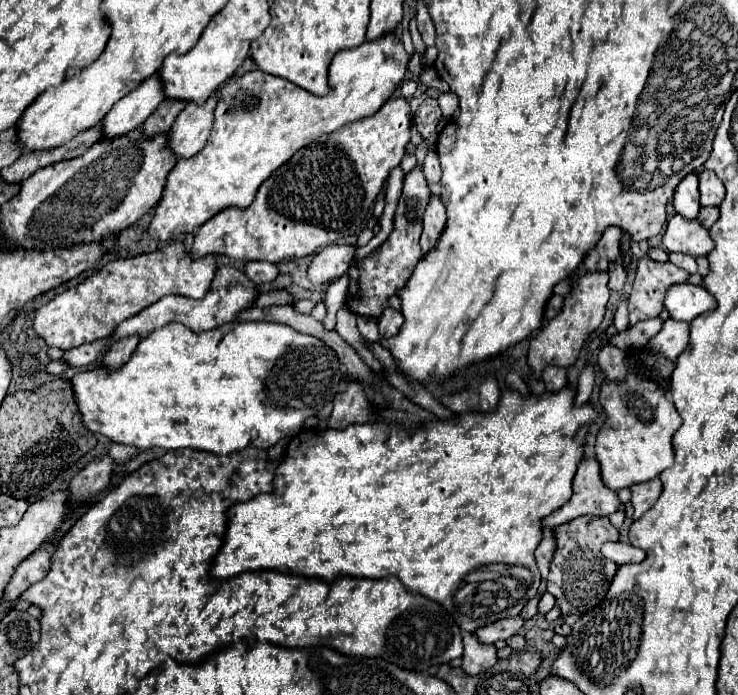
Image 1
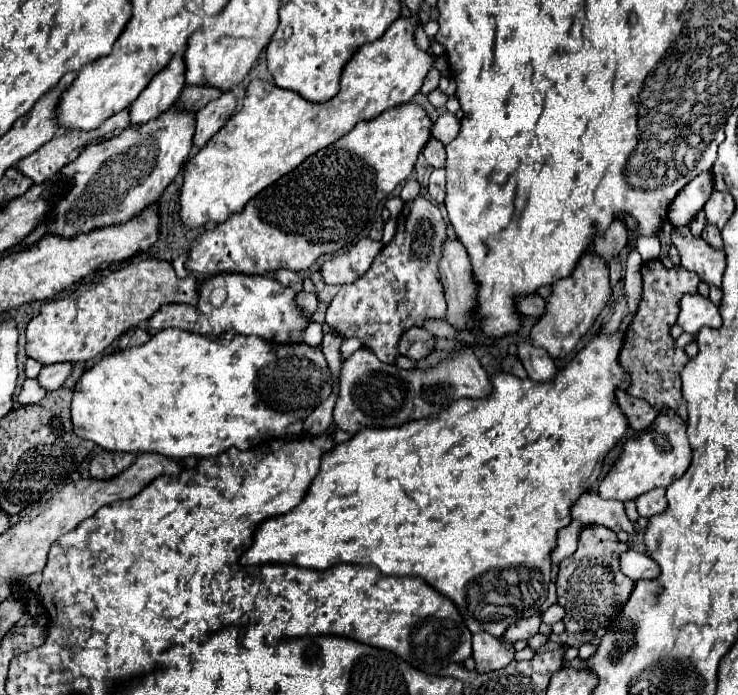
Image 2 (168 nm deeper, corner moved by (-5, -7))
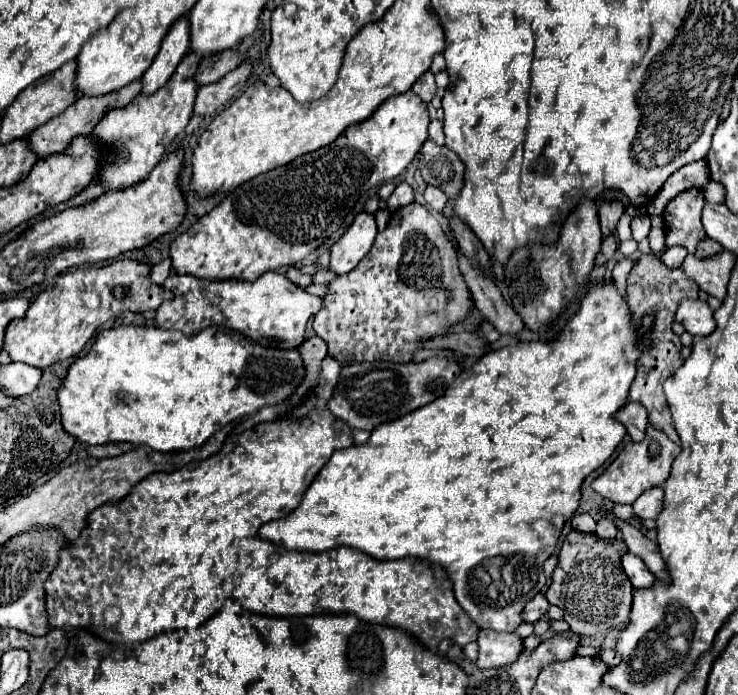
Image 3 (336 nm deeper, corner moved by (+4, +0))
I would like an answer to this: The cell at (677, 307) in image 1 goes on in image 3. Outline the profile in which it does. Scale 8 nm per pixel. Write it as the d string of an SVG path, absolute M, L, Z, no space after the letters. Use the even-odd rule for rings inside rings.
M682 299L676 309L676 321L682 323L690 335L708 335L716 327L712 309L700 299Z

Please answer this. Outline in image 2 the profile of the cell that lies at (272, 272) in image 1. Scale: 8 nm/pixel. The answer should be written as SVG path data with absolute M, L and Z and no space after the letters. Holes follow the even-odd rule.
M277 270L275 276L277 276L277 280L279 280L281 284L285 284L285 286L297 290L297 292L303 290L303 280L299 278L297 272L291 272L291 270Z

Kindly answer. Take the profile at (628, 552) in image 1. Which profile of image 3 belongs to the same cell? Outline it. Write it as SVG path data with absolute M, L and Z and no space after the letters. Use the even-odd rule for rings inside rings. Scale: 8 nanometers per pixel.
M624 553L622 555L622 569L628 575L628 579L632 581L634 587L650 587L654 583L654 575L648 571L648 567L632 553Z

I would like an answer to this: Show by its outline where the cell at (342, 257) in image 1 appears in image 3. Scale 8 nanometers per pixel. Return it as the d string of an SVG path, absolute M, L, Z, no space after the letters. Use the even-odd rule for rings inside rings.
M358 213L352 227L330 249L330 271L350 273L370 251L376 233L374 215Z

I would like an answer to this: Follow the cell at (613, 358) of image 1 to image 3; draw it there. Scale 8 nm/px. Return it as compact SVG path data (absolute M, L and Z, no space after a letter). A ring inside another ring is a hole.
M626 403L618 413L616 419L626 427L628 435L634 441L644 439L644 431L648 425L648 411L644 409L642 403Z

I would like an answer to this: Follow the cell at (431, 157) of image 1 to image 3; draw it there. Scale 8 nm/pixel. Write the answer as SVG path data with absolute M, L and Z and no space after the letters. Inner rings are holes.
M428 185L426 191L424 191L424 199L426 199L426 203L428 203L432 209L442 211L442 207L444 207L444 203L446 203L446 193L444 193L442 189L434 187L434 185Z

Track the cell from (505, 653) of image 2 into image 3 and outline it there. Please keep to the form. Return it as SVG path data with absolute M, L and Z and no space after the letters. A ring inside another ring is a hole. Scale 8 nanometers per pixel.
M482 629L476 639L480 651L476 665L480 669L502 667L514 663L522 651L522 639L516 633L498 633L492 629Z

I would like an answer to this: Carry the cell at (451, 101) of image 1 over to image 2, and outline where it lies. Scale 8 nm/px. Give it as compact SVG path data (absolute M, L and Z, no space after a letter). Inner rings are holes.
M443 112L439 116L439 120L433 124L433 132L431 132L439 142L449 144L453 138L457 138L459 134L459 120L455 114L451 112Z

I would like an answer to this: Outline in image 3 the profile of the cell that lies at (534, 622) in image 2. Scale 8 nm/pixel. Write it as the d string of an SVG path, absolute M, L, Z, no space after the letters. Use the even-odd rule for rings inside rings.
M538 593L522 611L524 623L536 623L542 615L546 615L546 609L548 609L548 601L542 593Z

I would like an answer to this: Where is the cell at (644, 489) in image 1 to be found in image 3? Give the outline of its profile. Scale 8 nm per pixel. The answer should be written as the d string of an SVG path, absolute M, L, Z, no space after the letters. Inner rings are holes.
M652 487L648 491L644 491L634 503L634 513L642 519L656 519L656 515L662 509L662 501L664 501L664 491L662 487Z

